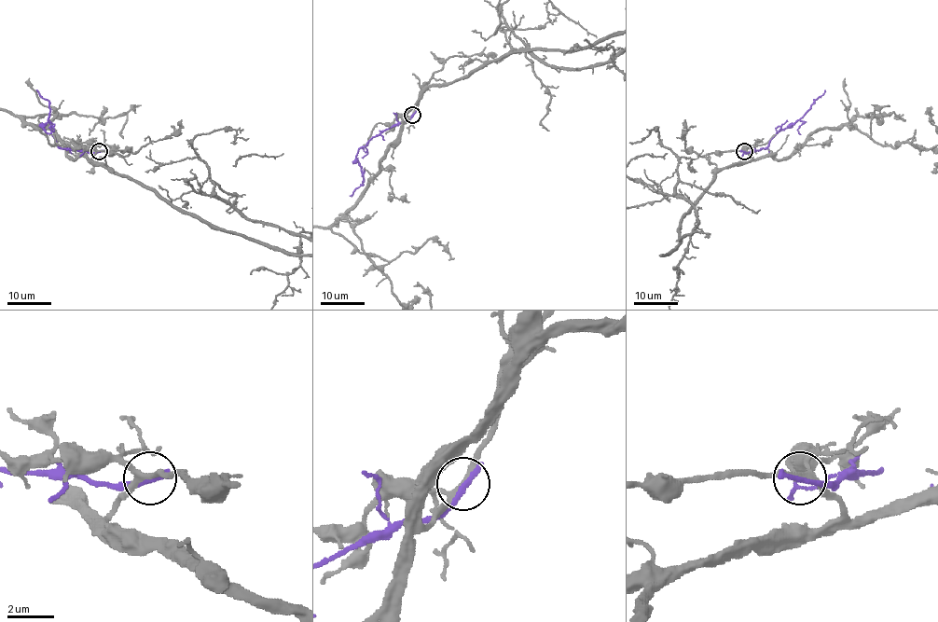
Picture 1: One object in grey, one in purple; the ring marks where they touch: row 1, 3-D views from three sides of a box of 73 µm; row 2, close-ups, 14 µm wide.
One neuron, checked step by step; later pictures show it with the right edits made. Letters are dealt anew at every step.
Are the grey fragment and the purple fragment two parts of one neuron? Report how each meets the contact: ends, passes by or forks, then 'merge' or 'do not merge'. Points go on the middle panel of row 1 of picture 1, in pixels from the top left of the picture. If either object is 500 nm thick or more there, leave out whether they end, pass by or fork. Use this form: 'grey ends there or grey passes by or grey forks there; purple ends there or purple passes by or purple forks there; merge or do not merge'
grey forks there; purple ends there; do not merge

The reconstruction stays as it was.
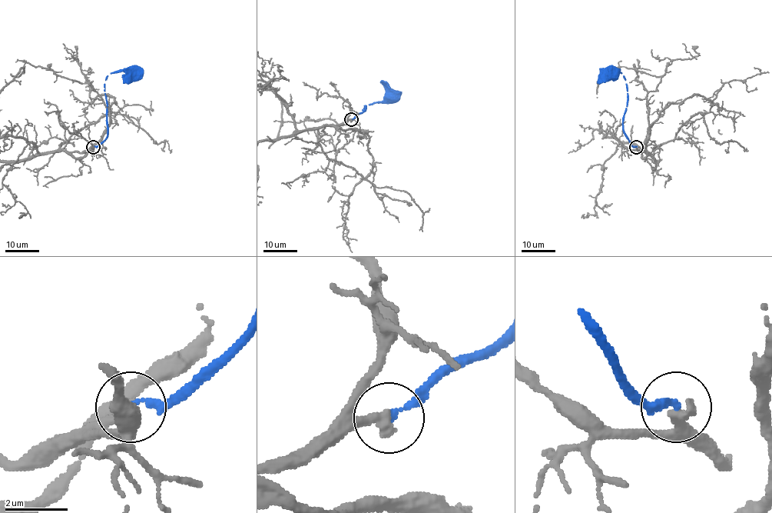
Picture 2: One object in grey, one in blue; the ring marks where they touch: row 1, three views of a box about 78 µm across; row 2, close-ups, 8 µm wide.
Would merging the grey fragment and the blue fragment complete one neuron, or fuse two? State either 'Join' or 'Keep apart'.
Keep apart

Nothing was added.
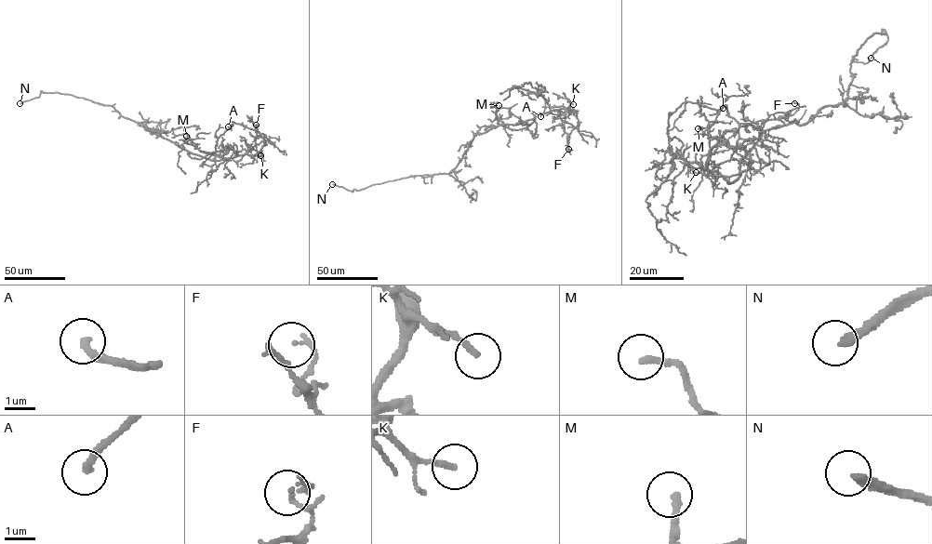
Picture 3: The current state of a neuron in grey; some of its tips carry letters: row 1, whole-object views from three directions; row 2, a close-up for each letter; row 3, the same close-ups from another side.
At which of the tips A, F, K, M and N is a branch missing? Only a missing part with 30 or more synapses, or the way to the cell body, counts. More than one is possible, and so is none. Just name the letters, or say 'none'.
M, N

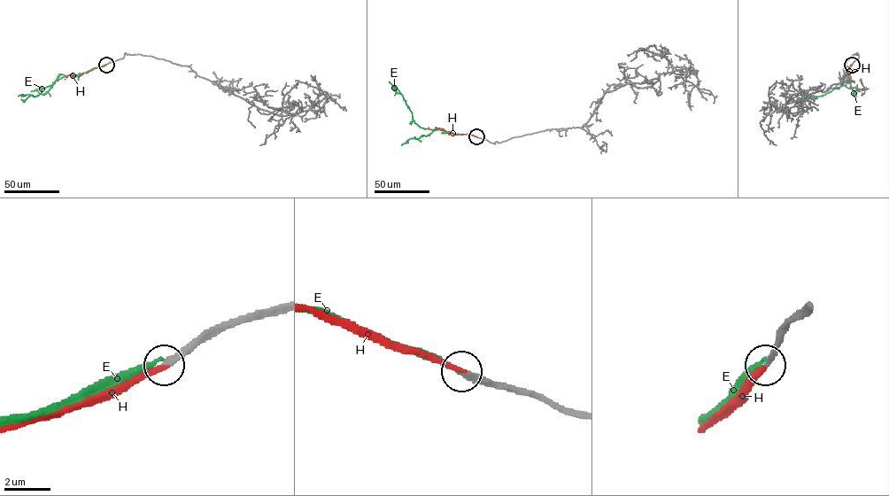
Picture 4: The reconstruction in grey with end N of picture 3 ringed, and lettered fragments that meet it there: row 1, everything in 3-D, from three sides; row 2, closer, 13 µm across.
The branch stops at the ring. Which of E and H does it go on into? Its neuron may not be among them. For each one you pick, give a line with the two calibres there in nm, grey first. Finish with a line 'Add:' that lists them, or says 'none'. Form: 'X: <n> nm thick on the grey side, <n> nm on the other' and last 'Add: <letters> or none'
H: 280 nm thick on the grey side, 220 nm on the other
Add: H

